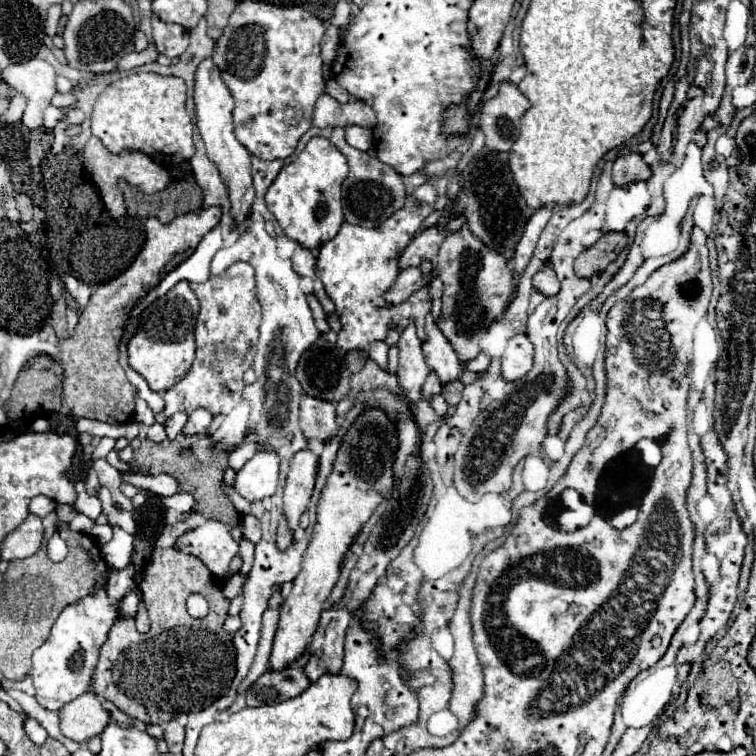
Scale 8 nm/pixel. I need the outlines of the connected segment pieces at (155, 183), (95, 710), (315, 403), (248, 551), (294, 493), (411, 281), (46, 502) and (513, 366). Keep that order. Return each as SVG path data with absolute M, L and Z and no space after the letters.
M91 136L89 142L83 148L83 164L85 164L85 170L91 174L93 182L97 184L100 196L105 204L104 206L109 210L109 214L113 218L123 218L127 214L127 206L123 202L123 194L121 194L121 190L117 186L119 178L125 178L129 184L139 186L147 194L155 194L155 192L163 190L171 182L171 176L167 174L167 170L163 166L159 166L147 154L137 152L137 150L129 150L129 152L123 152L123 154L113 154L113 152L109 152L103 146L103 142L97 136Z
M85 692L59 710L59 720L63 736L75 742L87 742L109 724L109 712L103 710L101 700L93 692Z
M309 394L301 396L301 414L299 414L299 424L305 434L305 438L321 438L329 440L331 436L337 434L339 424L335 416L335 404L327 400L313 398Z
M241 540L239 556L243 558L243 566L241 566L239 574L247 574L251 570L251 562L253 562L253 544L249 540Z
M309 448L295 452L289 462L289 474L283 496L283 510L291 530L299 526L299 518L309 506L315 476L317 476L317 456Z
M419 268L401 270L397 280L393 282L393 286L383 294L383 298L385 298L387 306L397 306L397 304L405 302L413 292L417 292L423 286L425 286L425 280L421 278L421 270Z
M39 494L39 496L35 496L35 498L31 500L29 512L43 518L43 516L47 516L49 512L53 512L53 500L47 498L47 496L43 496L43 494Z
M517 334L507 342L507 348L501 356L501 376L507 382L523 378L533 366L533 344L525 334Z

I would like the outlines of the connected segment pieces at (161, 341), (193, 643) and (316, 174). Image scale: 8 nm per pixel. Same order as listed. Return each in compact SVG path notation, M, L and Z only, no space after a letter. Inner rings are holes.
M179 282L163 298L157 298L145 312L137 334L129 340L129 364L147 382L149 388L169 390L175 386L189 370L195 360L195 322L199 316L199 300L189 288L189 282Z
M185 522L167 526L145 568L145 582L141 582L139 590L143 592L151 618L149 632L137 632L133 618L119 618L101 648L91 676L93 690L99 698L111 700L121 712L147 724L163 724L181 712L189 712L193 700L187 698L187 688L191 688L193 698L195 688L215 680L231 680L235 674L233 642L223 630L229 600L223 596L219 580L199 558L173 550L175 538L185 530L189 530ZM193 592L203 594L209 602L209 614L205 618L191 618L187 614L185 600Z
M311 138L305 150L291 164L281 168L281 174L269 186L265 200L269 212L291 240L301 242L315 252L321 242L337 234L345 222L341 214L341 184L345 174L349 174L345 156L327 138Z

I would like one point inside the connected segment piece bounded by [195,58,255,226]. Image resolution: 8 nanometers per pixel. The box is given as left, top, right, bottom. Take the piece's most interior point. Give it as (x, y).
(214, 104)

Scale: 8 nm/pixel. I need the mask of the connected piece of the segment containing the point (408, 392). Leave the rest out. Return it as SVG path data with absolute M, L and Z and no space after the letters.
M409 322L409 326L401 332L399 368L397 368L401 392L409 404L413 404L421 398L421 386L423 386L427 374L429 374L429 366L425 364L421 340L415 332L415 324Z

